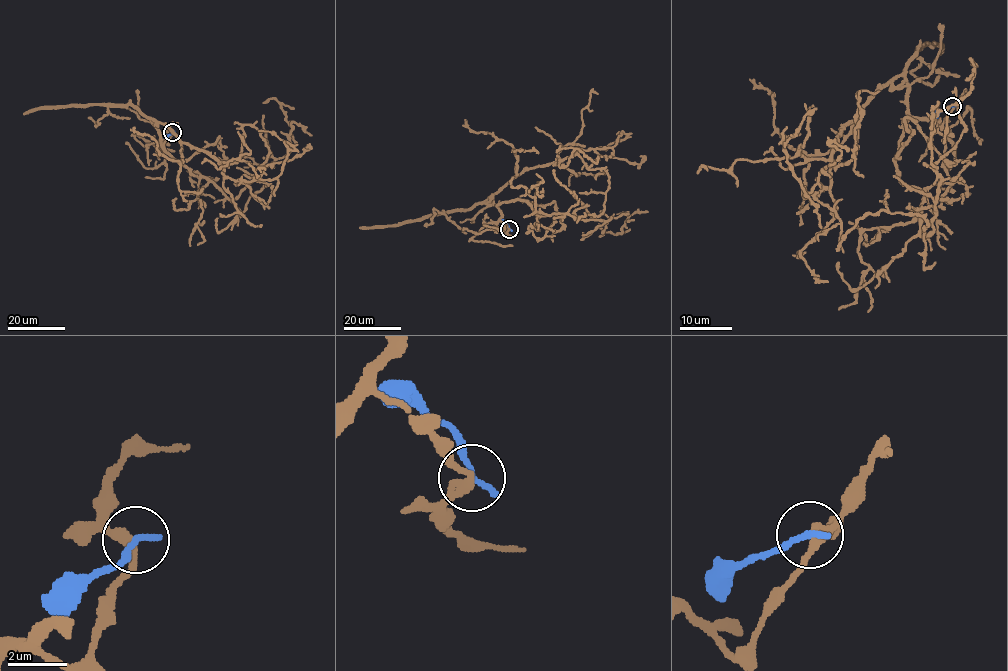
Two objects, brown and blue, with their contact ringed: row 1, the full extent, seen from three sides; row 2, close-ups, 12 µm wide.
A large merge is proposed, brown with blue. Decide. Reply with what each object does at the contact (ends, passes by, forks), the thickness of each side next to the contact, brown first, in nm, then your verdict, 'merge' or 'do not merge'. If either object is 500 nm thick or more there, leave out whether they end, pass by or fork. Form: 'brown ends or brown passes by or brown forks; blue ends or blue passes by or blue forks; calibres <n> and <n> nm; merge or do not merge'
brown passes by; blue ends; calibres 280 and 240 nm; do not merge

